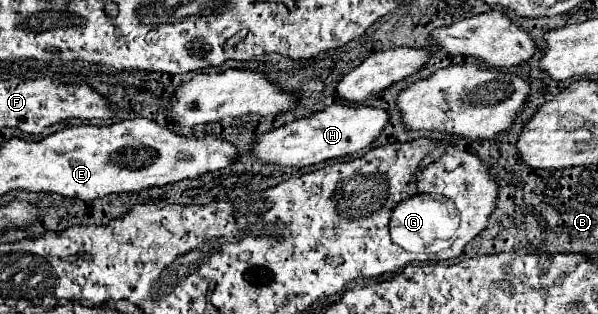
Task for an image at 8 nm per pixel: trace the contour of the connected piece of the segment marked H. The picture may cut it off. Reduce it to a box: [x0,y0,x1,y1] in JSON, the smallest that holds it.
[254,106,390,168]

